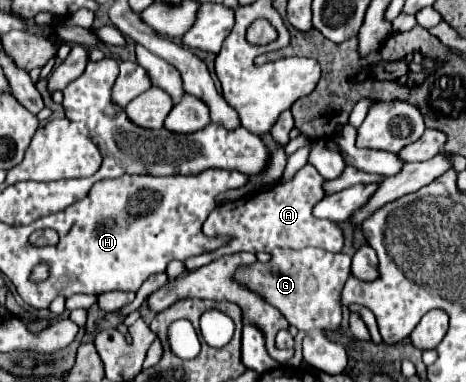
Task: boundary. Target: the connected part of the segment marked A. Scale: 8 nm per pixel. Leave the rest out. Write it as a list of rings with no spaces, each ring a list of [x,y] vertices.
[[[305,165],[295,173],[295,177],[289,183],[279,183],[267,193],[251,193],[247,197],[241,197],[237,201],[221,203],[217,205],[211,215],[207,217],[202,226],[202,232],[207,237],[227,237],[227,245],[215,251],[205,251],[197,257],[191,257],[185,261],[187,269],[199,269],[201,265],[215,261],[217,257],[225,253],[237,253],[237,251],[267,251],[271,249],[303,249],[303,247],[319,247],[331,253],[339,253],[343,247],[343,233],[333,221],[315,219],[311,209],[313,205],[323,197],[321,189],[323,177],[317,173],[313,165]]]

